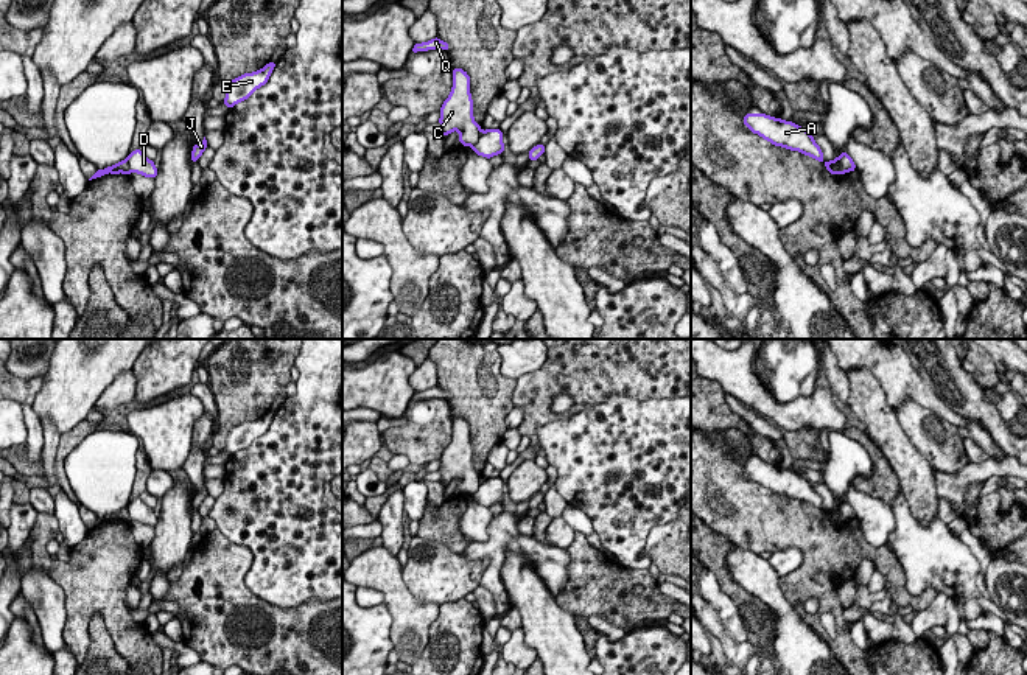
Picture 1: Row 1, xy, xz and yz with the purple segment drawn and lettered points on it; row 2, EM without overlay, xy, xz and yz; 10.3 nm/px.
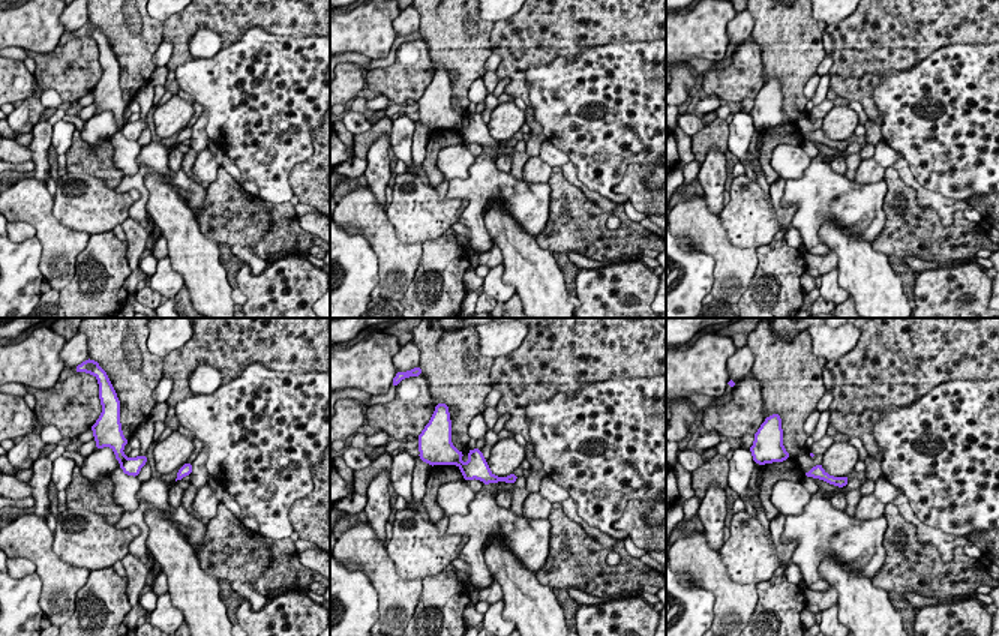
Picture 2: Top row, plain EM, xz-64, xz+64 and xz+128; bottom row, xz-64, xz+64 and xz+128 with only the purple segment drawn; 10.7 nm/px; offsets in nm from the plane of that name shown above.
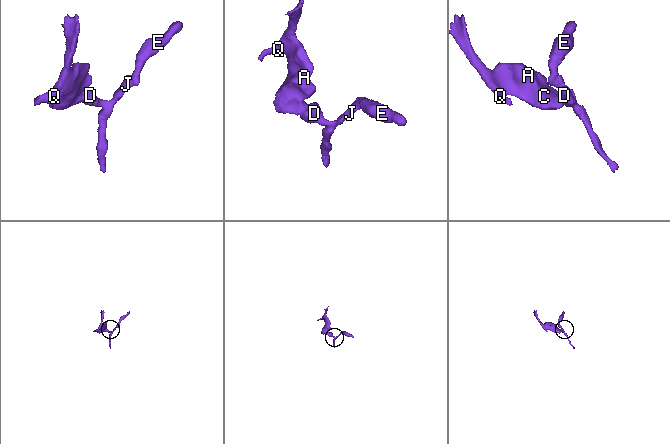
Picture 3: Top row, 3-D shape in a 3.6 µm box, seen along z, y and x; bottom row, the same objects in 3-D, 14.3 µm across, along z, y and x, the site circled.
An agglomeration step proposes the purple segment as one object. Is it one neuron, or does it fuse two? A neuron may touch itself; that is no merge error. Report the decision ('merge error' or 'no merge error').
merge error

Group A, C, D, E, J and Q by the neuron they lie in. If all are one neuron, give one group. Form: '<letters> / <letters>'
A C Q / D E J

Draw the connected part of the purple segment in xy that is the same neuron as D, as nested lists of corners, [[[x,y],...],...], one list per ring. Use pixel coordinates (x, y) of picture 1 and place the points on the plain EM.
[[[140,498],[129,501],[126,509],[131,521],[156,527],[157,516],[154,515],[154,510],[149,509]]]

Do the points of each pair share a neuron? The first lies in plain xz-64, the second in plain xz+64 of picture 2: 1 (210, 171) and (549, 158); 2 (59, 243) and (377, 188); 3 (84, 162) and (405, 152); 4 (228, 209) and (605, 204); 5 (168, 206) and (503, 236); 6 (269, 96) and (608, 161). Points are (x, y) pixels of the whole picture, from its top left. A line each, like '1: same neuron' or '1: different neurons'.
1: different neurons
2: different neurons
3: different neurons
4: different neurons
5: same neuron
6: same neuron

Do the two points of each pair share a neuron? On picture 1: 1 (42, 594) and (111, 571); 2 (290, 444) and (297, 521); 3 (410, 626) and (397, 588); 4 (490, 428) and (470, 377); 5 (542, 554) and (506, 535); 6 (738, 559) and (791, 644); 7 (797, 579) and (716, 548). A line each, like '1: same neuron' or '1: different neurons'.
1: different neurons
2: same neuron
3: same neuron
4: same neuron
5: same neuron
6: same neuron
7: different neurons

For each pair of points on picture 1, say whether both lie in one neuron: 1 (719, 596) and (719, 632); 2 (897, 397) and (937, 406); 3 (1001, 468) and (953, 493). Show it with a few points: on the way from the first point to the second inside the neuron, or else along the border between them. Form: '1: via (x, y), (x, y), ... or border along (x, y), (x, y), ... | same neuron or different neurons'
1: border along (707, 602), (729, 635), (743, 644) | different neurons
2: via (906, 392), (920, 392), (928, 398) | same neuron
3: via (988, 468), (973, 472), (963, 481) | same neuron

